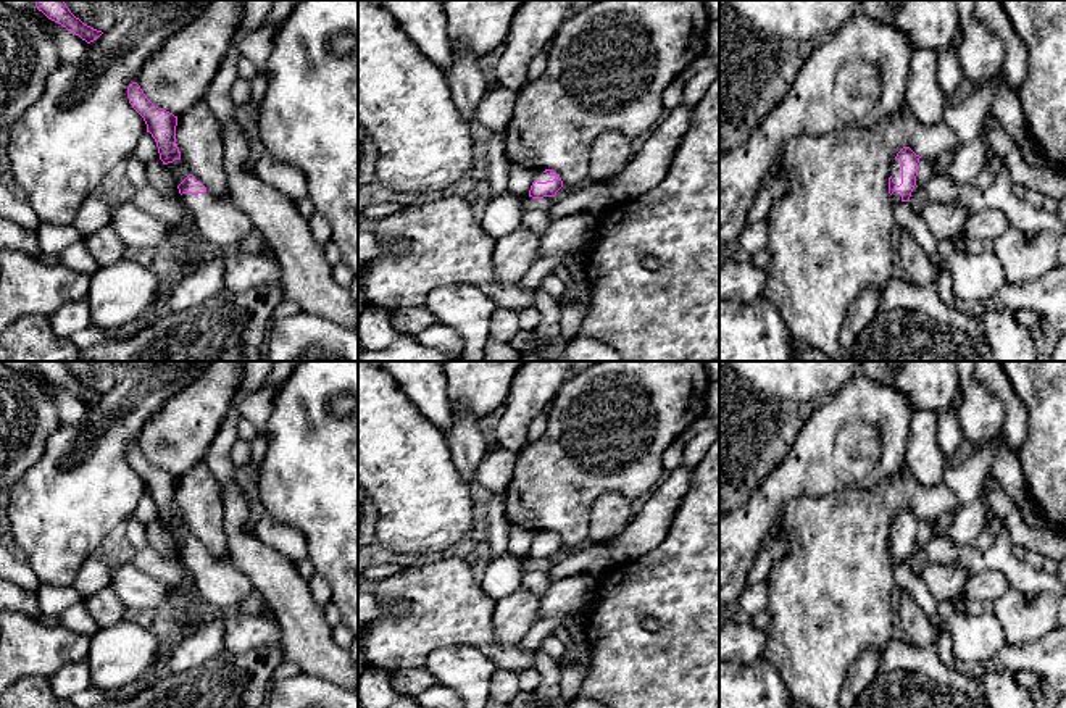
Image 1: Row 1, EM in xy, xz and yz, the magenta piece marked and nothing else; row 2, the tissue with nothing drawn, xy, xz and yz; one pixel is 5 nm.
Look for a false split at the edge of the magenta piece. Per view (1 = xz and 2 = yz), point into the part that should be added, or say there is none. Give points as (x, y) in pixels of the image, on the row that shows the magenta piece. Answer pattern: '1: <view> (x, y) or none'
1: xz (541, 176)
2: yz (895, 173)

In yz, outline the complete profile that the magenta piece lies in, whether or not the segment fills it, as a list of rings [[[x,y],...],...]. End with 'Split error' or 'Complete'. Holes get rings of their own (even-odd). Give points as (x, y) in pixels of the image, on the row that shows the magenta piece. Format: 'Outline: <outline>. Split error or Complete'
Outline: [[[903,147],[893,161],[889,177],[889,194],[892,203],[908,202],[916,185],[919,155],[910,147]]]. Split error

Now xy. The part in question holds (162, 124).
Outline: [[[137,82],[129,84],[127,97],[132,108],[144,118],[147,132],[156,142],[160,160],[177,182],[187,210],[194,214],[202,235],[219,248],[239,248],[255,232],[252,219],[229,197],[213,197],[181,161],[176,144],[177,116],[155,106]]]. Split error

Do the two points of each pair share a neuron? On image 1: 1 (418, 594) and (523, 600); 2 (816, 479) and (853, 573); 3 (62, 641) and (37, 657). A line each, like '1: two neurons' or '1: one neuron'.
1: two neurons
2: two neurons
3: one neuron

